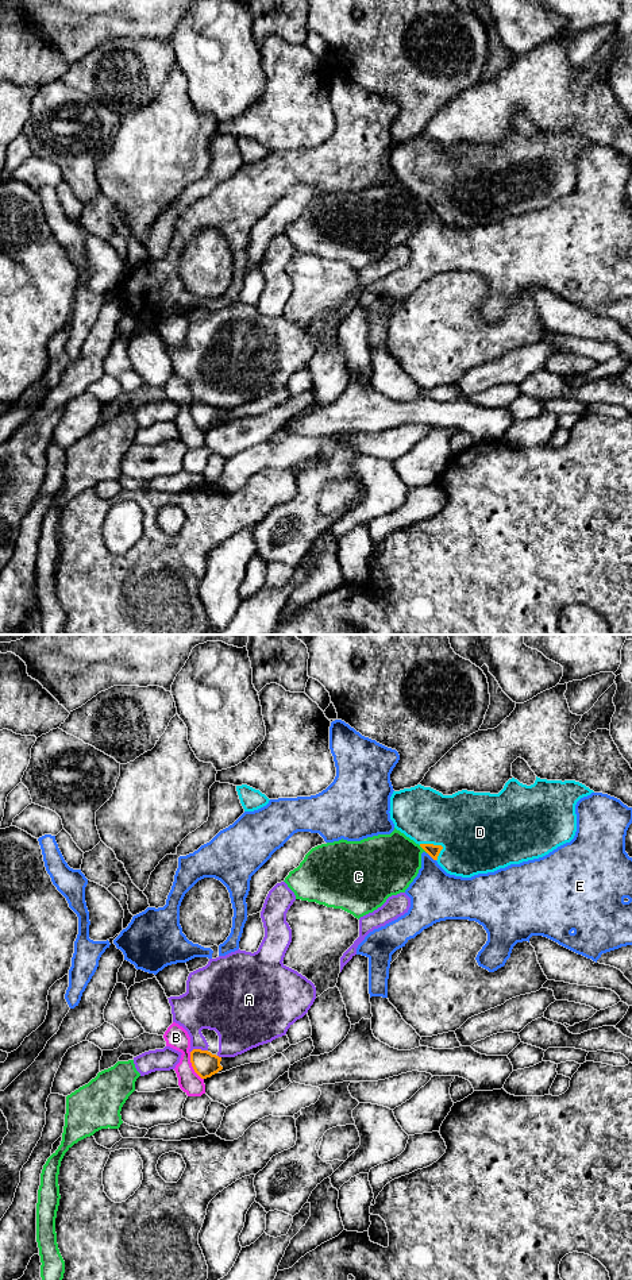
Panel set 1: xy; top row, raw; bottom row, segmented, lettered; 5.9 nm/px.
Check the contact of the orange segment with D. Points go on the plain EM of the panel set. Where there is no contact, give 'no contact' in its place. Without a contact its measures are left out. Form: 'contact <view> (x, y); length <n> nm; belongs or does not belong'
contact xy (431, 196); length 150 nm; belongs

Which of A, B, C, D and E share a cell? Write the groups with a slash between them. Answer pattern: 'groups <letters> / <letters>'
groups A / B / C / D / E

